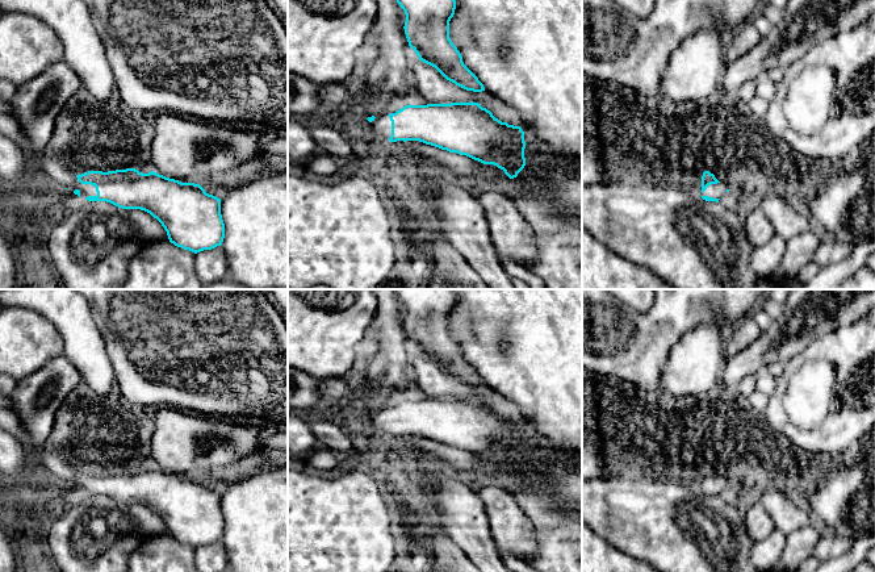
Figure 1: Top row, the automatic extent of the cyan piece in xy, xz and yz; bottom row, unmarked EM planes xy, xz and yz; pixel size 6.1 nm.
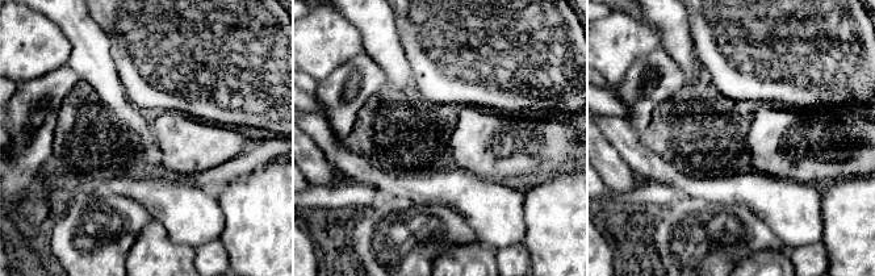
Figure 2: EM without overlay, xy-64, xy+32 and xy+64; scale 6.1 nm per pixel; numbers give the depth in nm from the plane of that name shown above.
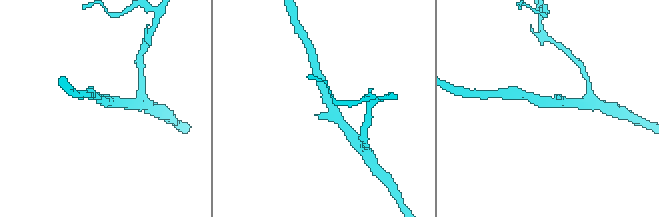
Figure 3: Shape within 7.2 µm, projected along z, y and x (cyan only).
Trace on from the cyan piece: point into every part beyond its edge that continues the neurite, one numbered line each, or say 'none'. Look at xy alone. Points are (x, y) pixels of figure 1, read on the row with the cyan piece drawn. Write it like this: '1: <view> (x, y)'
1: xy (51, 171)

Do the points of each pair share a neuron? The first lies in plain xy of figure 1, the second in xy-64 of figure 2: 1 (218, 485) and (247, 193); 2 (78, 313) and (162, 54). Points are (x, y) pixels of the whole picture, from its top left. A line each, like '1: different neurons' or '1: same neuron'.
1: different neurons
2: different neurons

